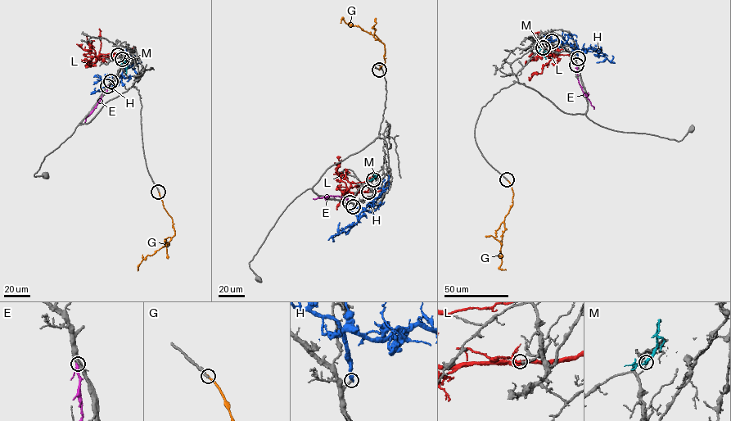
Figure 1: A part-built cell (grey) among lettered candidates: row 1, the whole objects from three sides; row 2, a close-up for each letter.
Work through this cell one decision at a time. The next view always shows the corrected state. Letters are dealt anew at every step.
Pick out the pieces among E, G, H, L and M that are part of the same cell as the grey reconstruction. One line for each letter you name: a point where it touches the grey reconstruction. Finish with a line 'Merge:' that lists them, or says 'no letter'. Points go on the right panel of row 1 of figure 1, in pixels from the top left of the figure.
Merge: no letter

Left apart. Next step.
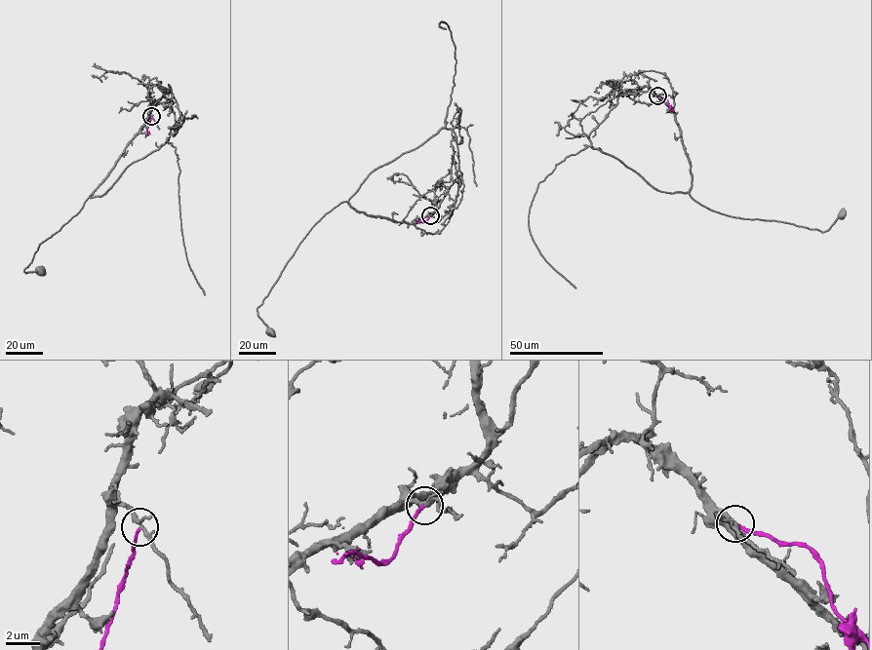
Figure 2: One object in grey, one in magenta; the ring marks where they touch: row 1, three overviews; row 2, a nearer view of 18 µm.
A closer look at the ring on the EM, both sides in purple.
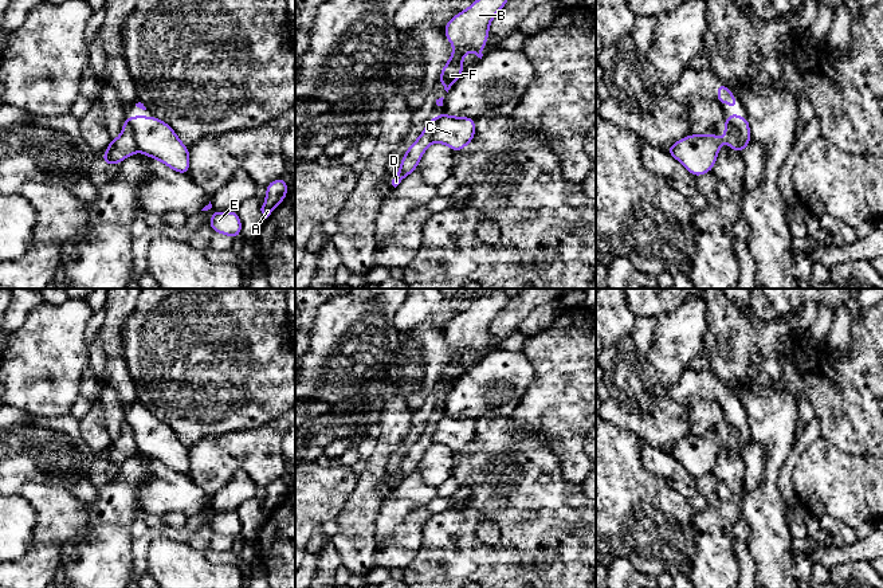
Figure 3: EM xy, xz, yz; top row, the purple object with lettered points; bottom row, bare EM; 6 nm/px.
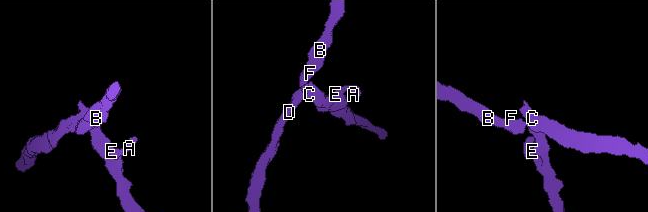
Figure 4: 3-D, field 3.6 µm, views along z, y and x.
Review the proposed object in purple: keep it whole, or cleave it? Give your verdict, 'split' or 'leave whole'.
split

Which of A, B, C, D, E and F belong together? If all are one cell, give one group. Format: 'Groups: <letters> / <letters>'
Groups: A C E / B D F

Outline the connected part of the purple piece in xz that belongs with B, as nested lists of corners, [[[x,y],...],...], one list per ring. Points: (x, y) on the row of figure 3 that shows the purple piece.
[[[475,0],[444,26],[446,38],[454,46],[454,52],[444,64],[437,82],[443,85],[447,93],[464,72],[462,62],[468,51],[474,51],[482,59],[490,23],[507,1]]]

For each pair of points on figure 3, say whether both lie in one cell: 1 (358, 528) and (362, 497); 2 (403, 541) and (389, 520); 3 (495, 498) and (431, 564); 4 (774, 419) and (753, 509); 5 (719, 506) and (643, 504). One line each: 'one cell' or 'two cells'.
1: one cell
2: two cells
3: one cell
4: one cell
5: two cells

